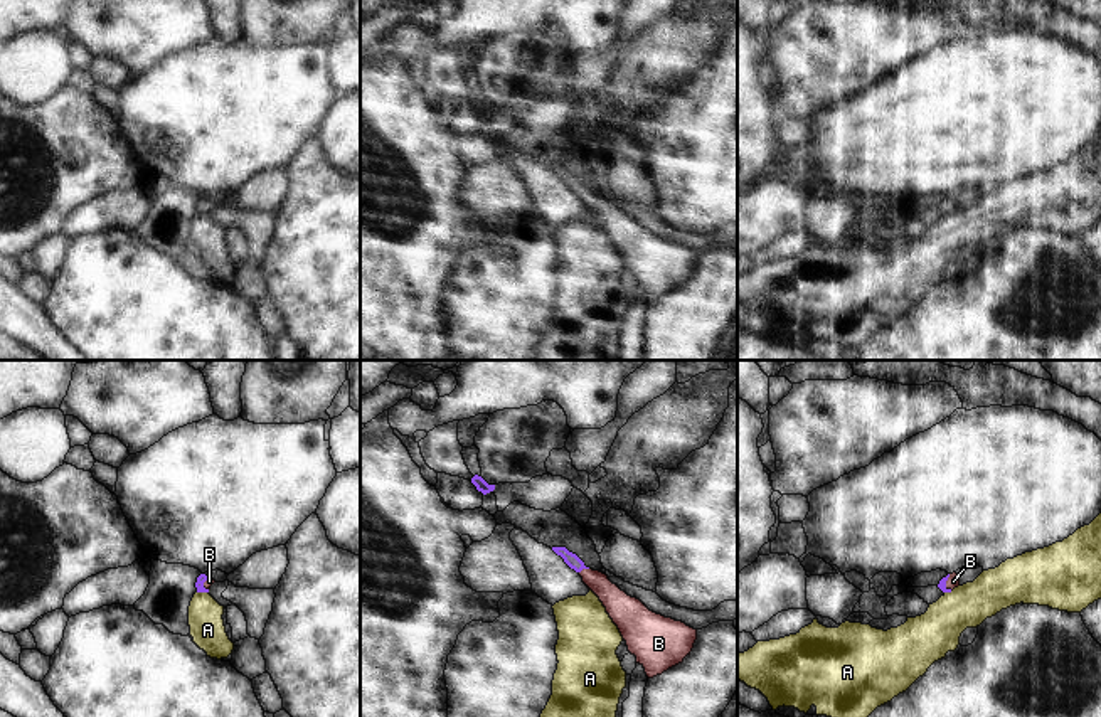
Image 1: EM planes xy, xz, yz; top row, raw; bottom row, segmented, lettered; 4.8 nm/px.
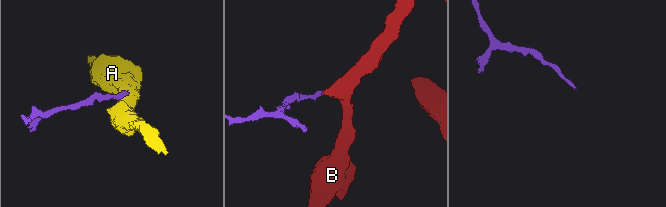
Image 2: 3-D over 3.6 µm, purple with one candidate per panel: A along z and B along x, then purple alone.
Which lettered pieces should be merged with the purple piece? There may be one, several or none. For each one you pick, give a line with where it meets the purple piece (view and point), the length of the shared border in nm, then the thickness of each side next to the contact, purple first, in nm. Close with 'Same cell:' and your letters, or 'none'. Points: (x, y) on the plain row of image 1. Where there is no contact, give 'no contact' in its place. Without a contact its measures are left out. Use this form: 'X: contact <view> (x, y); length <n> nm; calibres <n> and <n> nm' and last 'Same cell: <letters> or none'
B: contact xz (583, 191); length 50 nm; calibres 70 and 130 nm
Same cell: B

